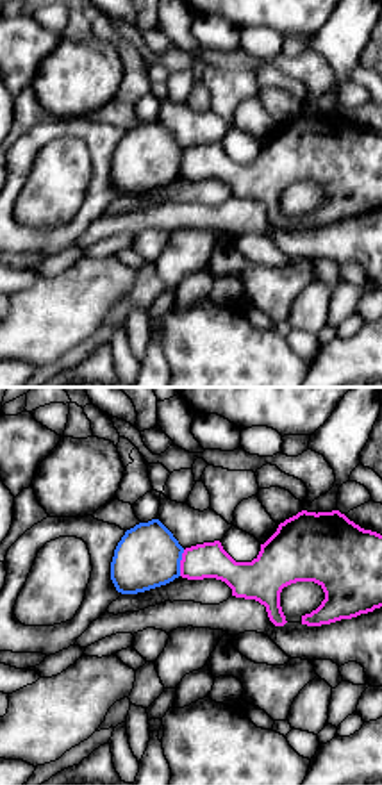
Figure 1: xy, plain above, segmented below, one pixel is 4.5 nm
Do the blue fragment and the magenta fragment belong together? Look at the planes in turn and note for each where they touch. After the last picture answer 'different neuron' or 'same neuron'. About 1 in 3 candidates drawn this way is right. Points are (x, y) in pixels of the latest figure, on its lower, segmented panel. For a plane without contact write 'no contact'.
(179, 562)

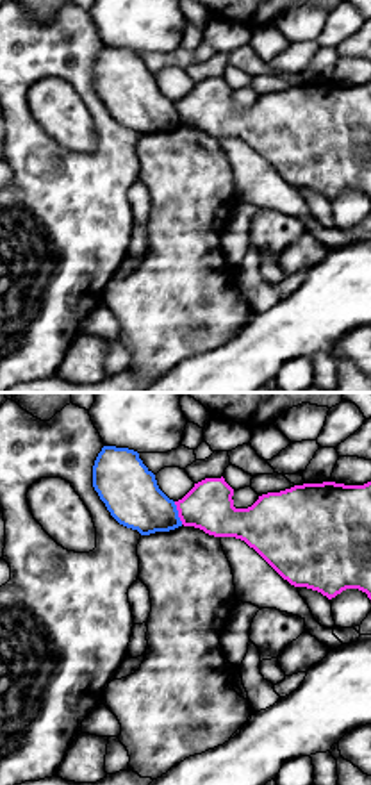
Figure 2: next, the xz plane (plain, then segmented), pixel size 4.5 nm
(177, 512)

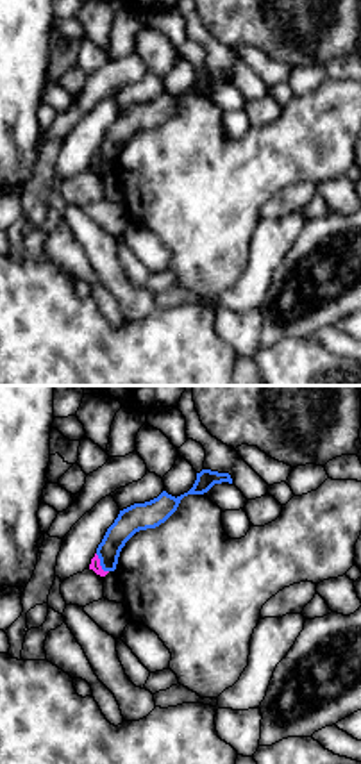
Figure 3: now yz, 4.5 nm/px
(100, 564)

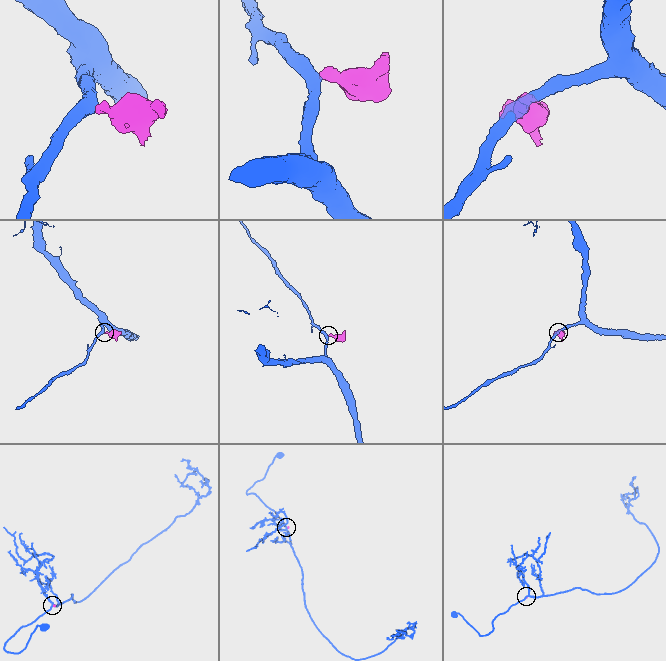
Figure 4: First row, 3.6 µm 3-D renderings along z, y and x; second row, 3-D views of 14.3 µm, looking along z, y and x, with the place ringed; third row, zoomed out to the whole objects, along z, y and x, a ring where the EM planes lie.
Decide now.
different neuron

